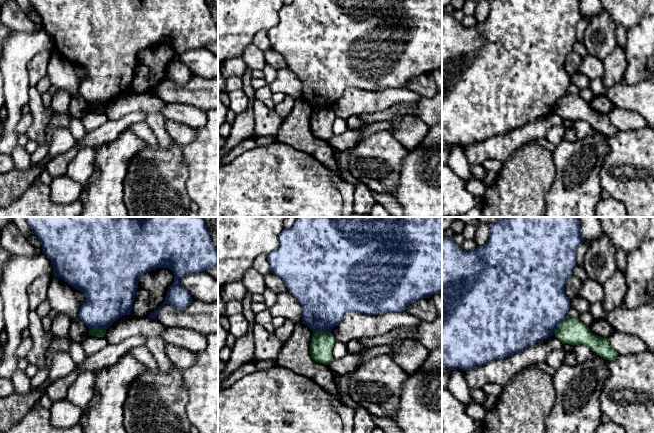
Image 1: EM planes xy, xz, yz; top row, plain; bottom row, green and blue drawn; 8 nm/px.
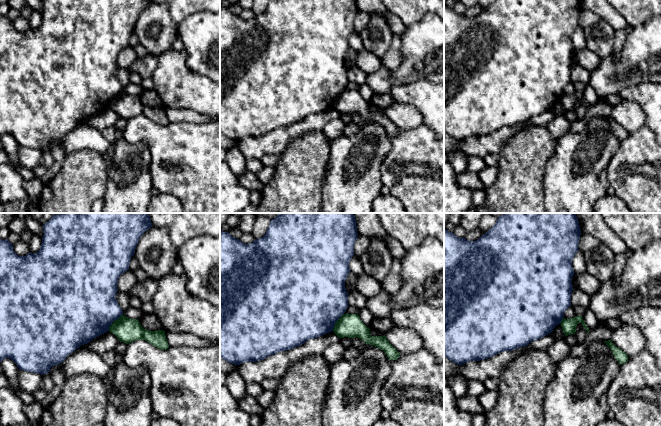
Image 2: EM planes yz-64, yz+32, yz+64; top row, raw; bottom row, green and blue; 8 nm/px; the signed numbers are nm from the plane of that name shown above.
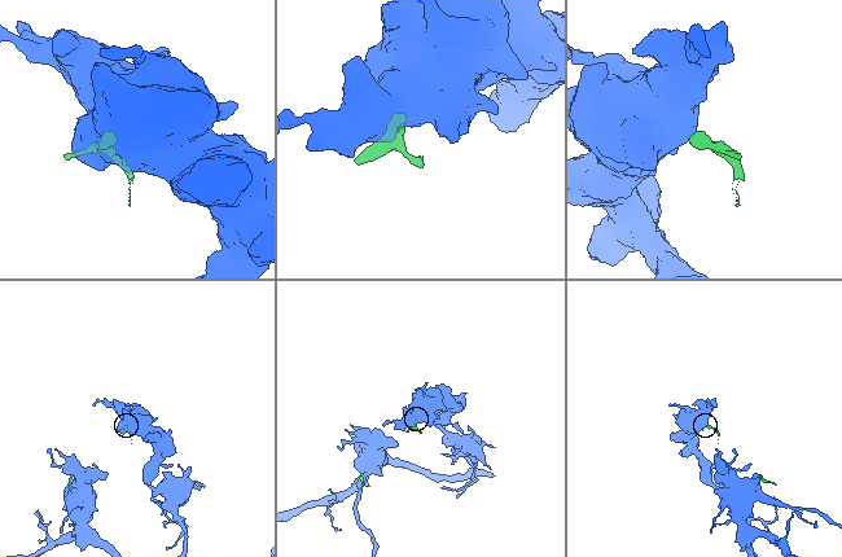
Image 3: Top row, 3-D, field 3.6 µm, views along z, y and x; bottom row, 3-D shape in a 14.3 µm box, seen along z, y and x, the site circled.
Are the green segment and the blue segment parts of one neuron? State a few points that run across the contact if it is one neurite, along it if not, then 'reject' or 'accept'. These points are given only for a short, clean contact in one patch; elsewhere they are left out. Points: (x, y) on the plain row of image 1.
accept

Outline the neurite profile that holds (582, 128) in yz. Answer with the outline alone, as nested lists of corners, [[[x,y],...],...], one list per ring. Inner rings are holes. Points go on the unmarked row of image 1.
[[[583,120],[575,121],[573,128],[576,131],[576,140],[581,140],[589,135],[595,136],[597,132],[588,122]]]

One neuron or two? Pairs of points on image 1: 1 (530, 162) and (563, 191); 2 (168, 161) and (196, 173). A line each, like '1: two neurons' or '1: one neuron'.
1: two neurons
2: two neurons

